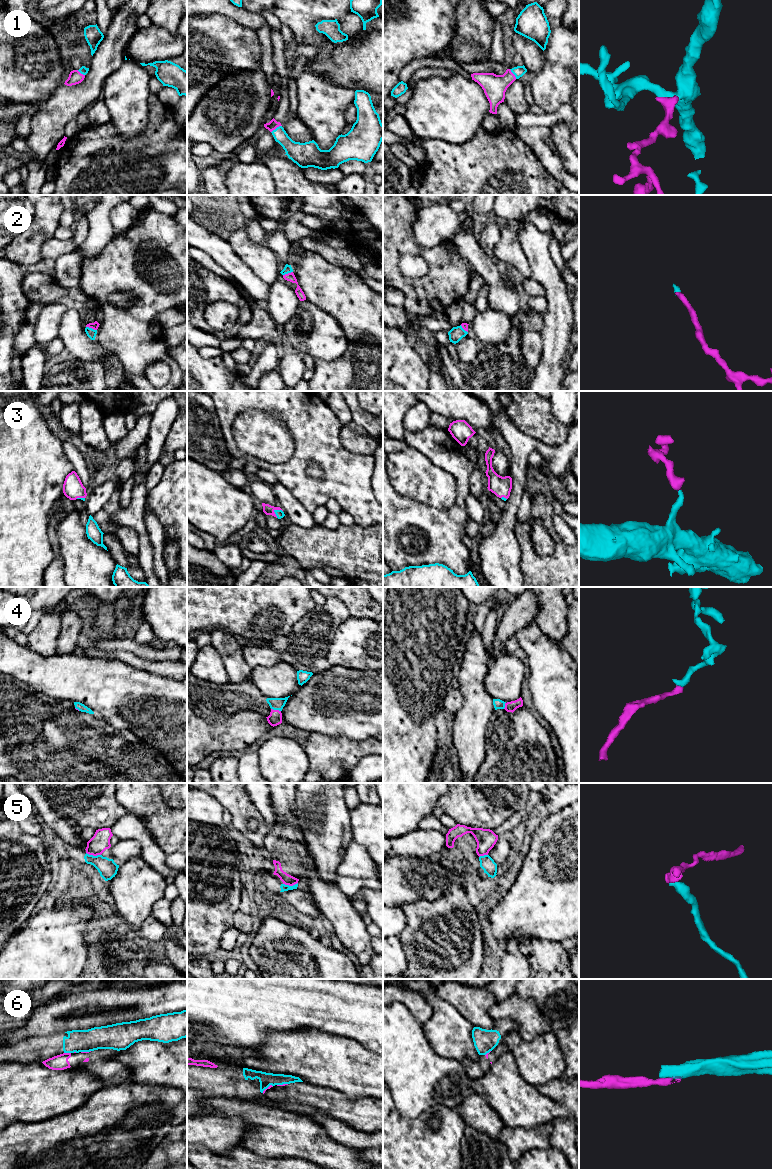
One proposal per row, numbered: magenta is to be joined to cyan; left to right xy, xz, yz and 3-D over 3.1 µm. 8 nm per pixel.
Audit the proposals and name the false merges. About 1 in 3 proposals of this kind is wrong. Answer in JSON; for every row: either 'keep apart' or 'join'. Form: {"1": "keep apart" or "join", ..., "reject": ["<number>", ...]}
{"1": "join", "2": "join", "3": "join", "4": "join", "5": "keep apart", "6": "keep apart", "reject": ["5", "6"]}

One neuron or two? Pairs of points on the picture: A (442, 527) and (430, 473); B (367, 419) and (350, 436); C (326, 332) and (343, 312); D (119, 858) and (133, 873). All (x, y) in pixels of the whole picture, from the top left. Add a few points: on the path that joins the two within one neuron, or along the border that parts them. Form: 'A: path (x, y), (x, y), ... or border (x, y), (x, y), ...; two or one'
A: border (456, 493), (454, 503), (443, 509), (416, 500); two
B: border (352, 420), (372, 437); two
C: border (317, 307), (334, 318), (347, 342); two
D: border (140, 855), (130, 857), (119, 865); two

